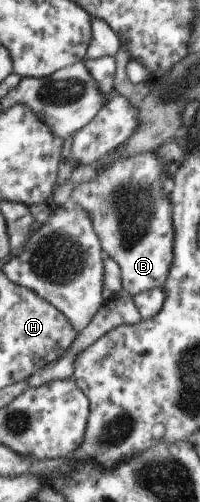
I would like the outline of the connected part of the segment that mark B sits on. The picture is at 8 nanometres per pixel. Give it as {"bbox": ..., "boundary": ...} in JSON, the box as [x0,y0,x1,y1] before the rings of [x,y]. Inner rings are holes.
{"bbox":[70,151,175,297],"boundary":[[[149,151],[113,160],[103,170],[97,172],[95,180],[89,180],[85,184],[76,183],[70,197],[70,203],[81,207],[90,216],[105,257],[115,260],[119,266],[123,293],[131,297],[152,288],[163,287],[173,262],[175,232],[173,232],[170,189],[167,181],[167,176],[171,179],[170,172],[173,169],[167,162],[163,162],[162,157],[159,158],[156,151]]]}

